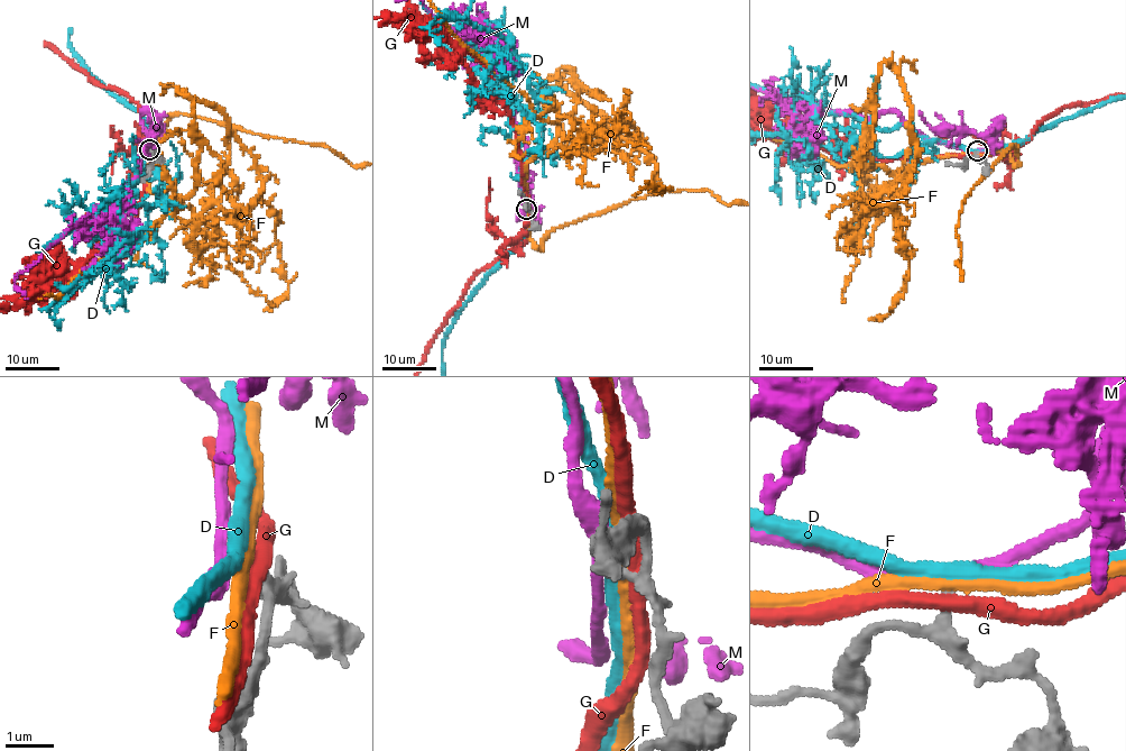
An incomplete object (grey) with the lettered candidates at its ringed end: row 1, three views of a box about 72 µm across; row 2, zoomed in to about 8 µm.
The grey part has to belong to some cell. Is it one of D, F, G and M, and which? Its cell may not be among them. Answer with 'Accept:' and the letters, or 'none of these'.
Accept: none of these

